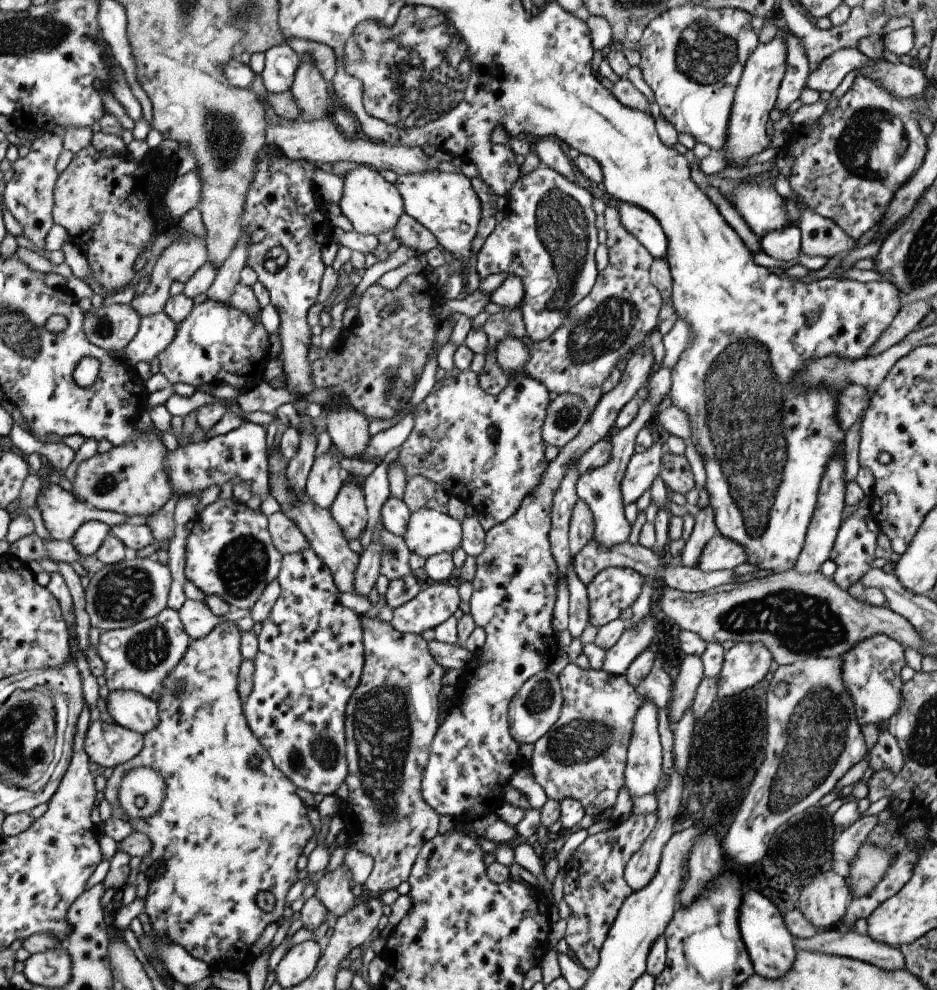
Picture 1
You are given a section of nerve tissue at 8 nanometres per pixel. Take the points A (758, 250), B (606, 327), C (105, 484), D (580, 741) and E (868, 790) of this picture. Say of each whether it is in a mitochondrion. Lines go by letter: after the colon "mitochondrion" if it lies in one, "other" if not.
A: other
B: mitochondrion
C: mitochondrion
D: mitochondrion
E: other

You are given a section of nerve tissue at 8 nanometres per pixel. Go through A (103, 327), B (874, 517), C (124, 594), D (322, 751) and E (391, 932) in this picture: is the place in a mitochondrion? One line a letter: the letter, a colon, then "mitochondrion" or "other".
A: mitochondrion
B: other
C: mitochondrion
D: mitochondrion
E: other

